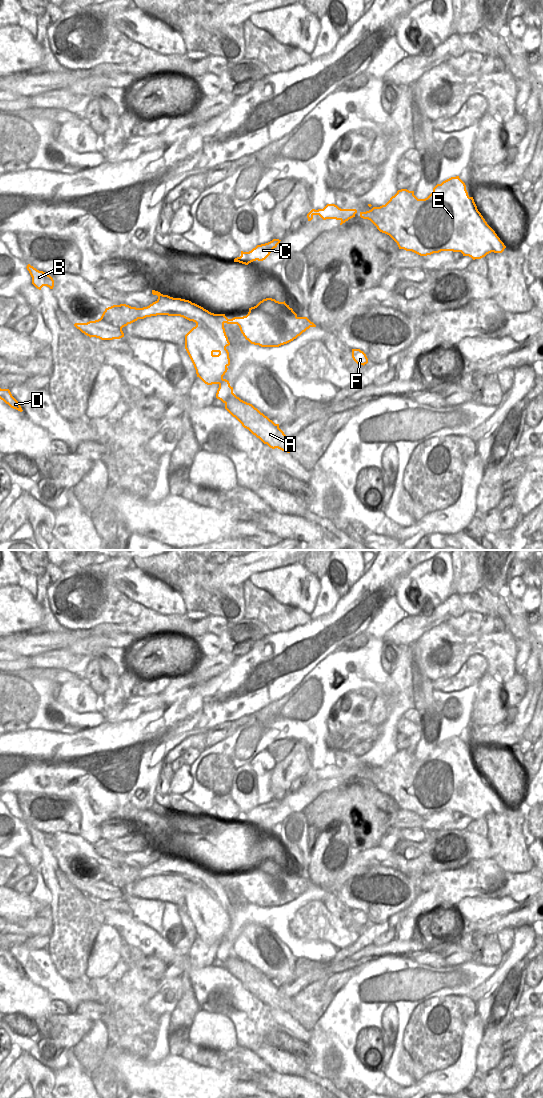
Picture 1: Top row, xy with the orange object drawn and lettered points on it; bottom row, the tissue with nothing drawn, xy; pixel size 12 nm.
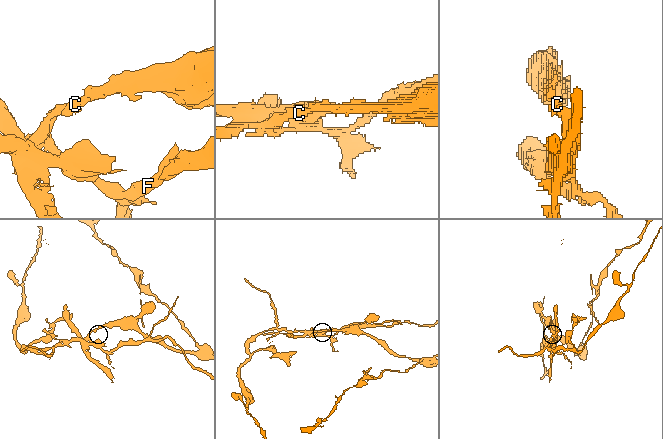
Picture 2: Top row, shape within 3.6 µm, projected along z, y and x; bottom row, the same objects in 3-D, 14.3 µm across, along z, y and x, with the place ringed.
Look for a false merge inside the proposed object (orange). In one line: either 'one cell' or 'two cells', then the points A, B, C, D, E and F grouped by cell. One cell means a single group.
two cells; groups A / B C D E F

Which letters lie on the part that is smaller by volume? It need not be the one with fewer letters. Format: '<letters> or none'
A

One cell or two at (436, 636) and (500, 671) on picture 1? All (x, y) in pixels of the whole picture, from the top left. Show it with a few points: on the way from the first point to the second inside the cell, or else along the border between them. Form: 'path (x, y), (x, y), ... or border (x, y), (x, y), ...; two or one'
path (453, 642), (456, 645), (480, 645), (489, 654); one

